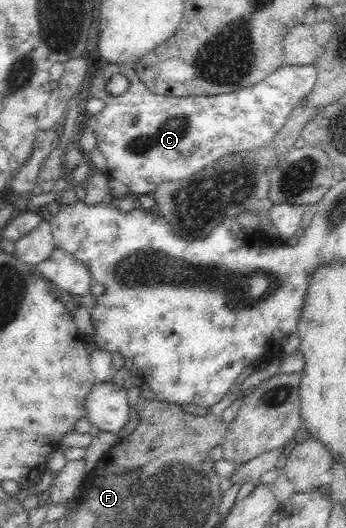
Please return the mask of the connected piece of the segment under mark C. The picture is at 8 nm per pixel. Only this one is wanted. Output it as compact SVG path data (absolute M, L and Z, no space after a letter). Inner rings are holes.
M102 64L91 70L85 88L90 96L104 100L104 109L98 114L86 113L88 130L97 135L97 146L105 156L105 172L108 179L120 180L129 188L134 197L152 194L160 183L188 178L206 166L210 166L225 154L249 151L267 145L282 126L286 126L288 116L298 102L307 95L316 82L315 64L290 66L283 64L278 70L267 76L262 82L246 86L226 94L186 95L173 97L150 92L138 78L134 68L126 64ZM114 74L128 77L128 90L114 96L106 90L106 81Z

